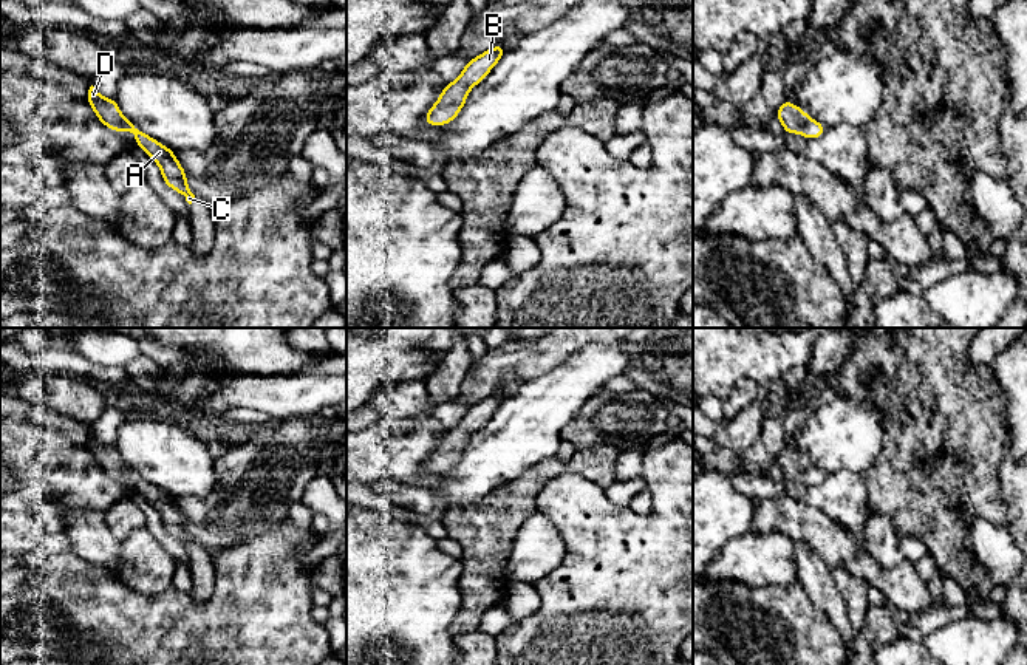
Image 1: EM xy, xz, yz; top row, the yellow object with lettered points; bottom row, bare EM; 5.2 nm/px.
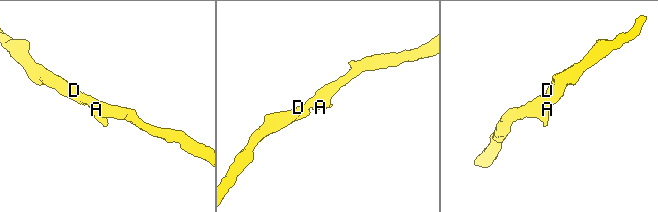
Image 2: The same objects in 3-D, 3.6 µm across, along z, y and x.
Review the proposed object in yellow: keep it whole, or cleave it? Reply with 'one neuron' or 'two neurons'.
one neuron

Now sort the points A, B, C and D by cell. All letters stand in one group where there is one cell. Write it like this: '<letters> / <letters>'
A B C D

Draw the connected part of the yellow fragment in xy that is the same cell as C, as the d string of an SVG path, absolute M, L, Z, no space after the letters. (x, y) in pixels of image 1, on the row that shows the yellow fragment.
M91 85L85 99L94 110L97 119L118 131L135 131L135 142L152 156L152 159L159 165L164 182L184 195L189 204L193 203L195 195L190 192L186 181L186 170L176 161L175 152L164 147L144 131L141 131L135 124L121 114L121 110L114 99L107 99L99 94L99 91Z

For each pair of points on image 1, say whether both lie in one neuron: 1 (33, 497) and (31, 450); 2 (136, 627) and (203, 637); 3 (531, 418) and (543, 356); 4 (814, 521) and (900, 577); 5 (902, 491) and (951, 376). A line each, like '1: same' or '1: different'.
1: same
2: same
3: different
4: same
5: same

